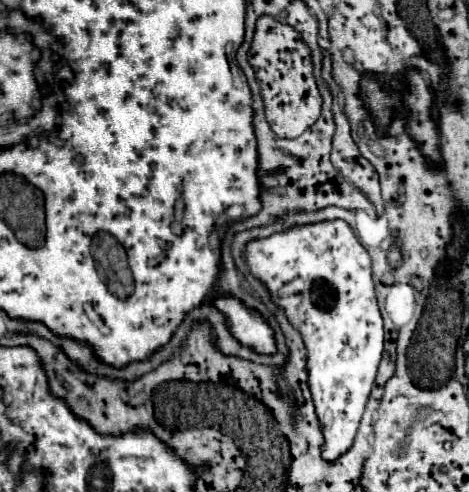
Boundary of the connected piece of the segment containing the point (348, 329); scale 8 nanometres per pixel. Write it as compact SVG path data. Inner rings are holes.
M334 219L296 225L286 231L272 233L270 237L248 241L244 247L244 259L250 273L264 283L270 299L280 309L284 309L290 325L304 339L308 359L308 385L324 433L322 457L326 461L336 461L336 457L344 455L352 447L384 351L384 329L374 295L370 255L360 245L350 225L342 219Z

